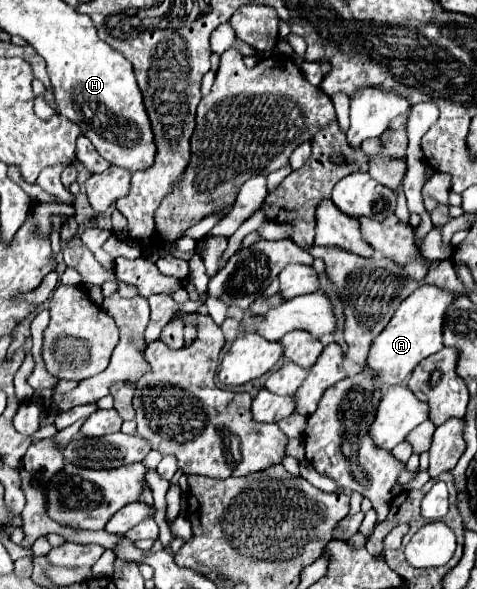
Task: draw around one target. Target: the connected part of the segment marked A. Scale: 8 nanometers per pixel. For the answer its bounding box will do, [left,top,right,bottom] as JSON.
[366,285,454,391]

